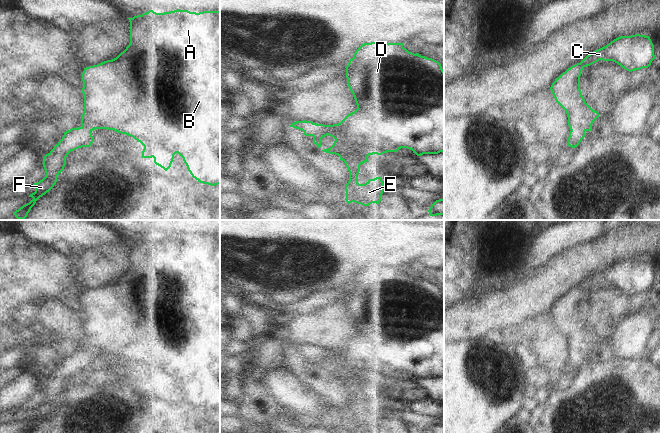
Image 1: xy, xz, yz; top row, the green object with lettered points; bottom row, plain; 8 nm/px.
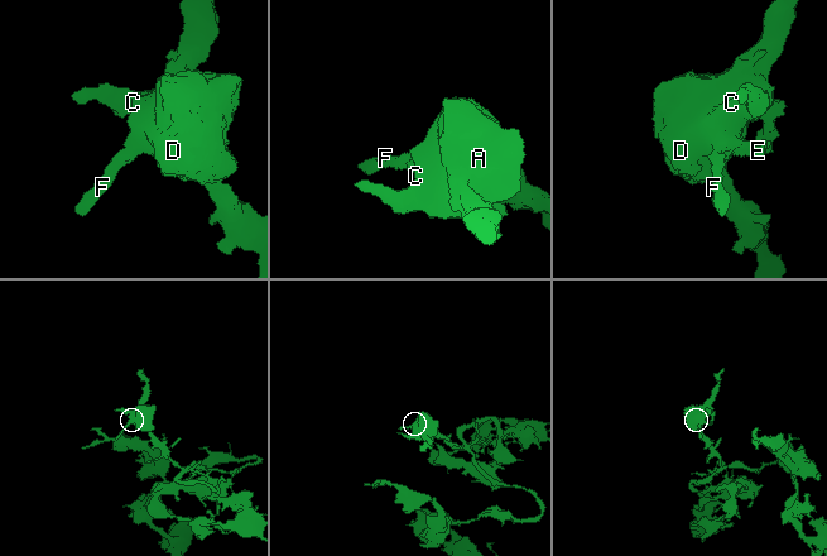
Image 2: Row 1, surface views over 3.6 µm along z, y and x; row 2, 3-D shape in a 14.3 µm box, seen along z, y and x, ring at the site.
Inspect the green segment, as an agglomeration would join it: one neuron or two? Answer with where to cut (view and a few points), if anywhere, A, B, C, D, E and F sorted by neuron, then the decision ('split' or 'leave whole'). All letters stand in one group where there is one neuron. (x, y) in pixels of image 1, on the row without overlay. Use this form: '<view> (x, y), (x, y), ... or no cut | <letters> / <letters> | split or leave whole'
no cut | A B C D E F | leave whole

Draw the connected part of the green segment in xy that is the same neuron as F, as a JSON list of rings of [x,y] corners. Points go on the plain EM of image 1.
[[[178,233],[170,236],[156,237],[153,234],[149,234],[142,239],[137,239],[128,243],[130,246],[129,269],[116,282],[84,292],[82,297],[83,312],[81,314],[84,320],[84,336],[81,343],[82,350],[71,352],[64,356],[62,363],[44,380],[42,388],[46,397],[45,401],[33,408],[35,416],[29,419],[29,421],[32,421],[33,423],[19,433],[31,433],[40,421],[54,411],[58,405],[58,399],[64,394],[67,379],[78,372],[90,371],[94,366],[92,355],[95,353],[114,354],[118,357],[133,361],[144,370],[142,382],[153,381],[154,387],[165,395],[171,391],[171,388],[174,385],[174,379],[178,377],[183,382],[192,401],[198,406],[211,410],[220,408],[220,235],[203,235],[196,237]]]

